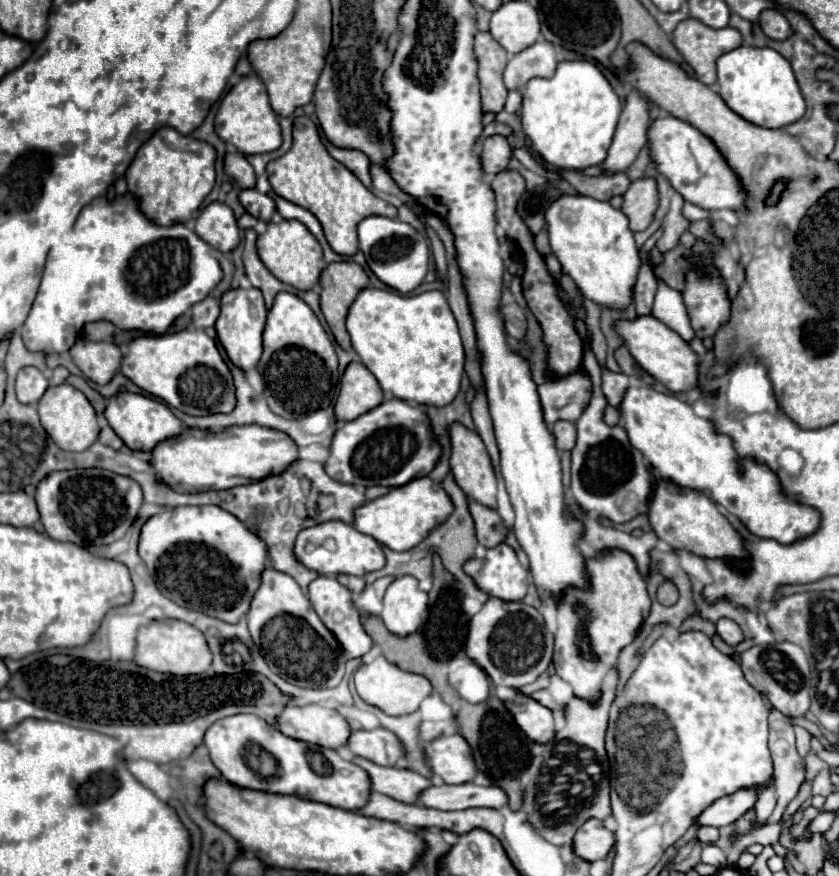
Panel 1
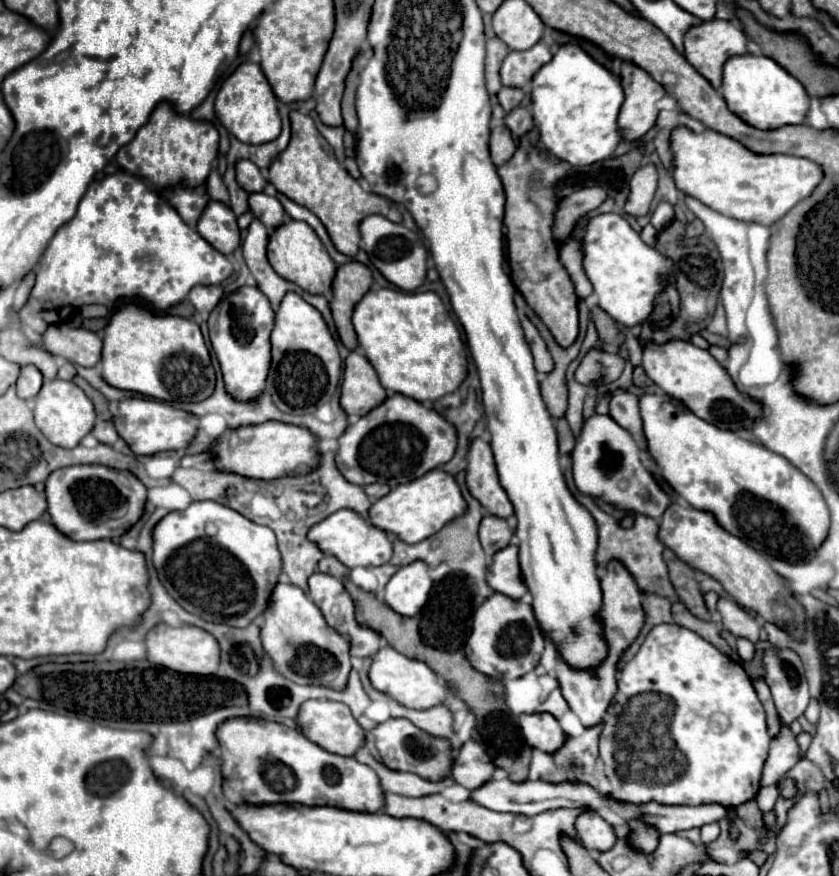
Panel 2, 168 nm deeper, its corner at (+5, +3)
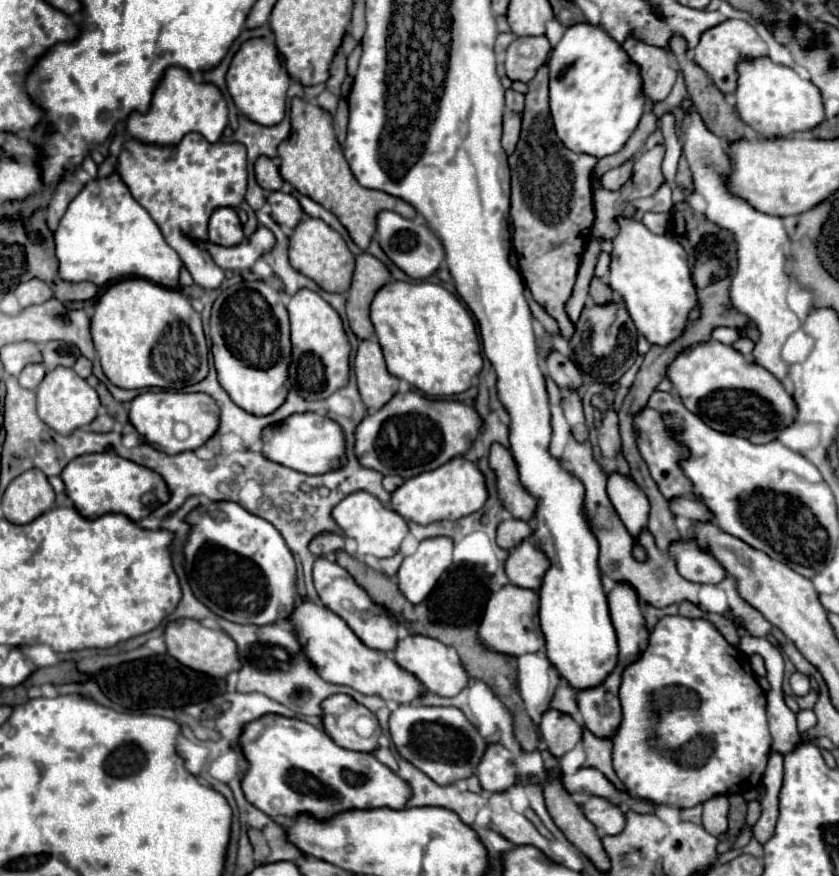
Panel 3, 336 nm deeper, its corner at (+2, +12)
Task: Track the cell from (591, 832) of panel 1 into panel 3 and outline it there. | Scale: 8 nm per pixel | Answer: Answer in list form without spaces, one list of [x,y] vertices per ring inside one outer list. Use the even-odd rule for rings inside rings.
[[[592,796],[584,806],[584,816],[596,826],[600,836],[614,836],[624,830],[624,814],[614,804],[608,804],[608,800],[600,800],[598,796]]]

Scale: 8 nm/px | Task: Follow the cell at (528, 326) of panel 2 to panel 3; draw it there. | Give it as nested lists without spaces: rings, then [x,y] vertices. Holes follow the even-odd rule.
[[[552,350],[546,360],[544,360],[544,366],[546,366],[546,372],[548,376],[558,384],[560,390],[568,390],[568,388],[578,388],[582,384],[582,374],[578,370],[578,366],[562,356],[560,352]]]

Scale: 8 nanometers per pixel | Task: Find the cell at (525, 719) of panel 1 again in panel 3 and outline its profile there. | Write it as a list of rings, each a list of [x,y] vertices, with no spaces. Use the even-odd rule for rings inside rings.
[[[548,710],[542,714],[542,720],[538,724],[538,730],[550,750],[556,758],[572,750],[582,736],[582,726],[568,714],[562,714],[558,710]]]

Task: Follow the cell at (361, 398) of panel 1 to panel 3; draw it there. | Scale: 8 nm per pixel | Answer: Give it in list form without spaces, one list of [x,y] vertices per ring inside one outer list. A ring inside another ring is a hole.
[[[376,340],[360,342],[354,358],[354,374],[362,402],[370,410],[382,408],[398,392],[398,378],[388,374]]]

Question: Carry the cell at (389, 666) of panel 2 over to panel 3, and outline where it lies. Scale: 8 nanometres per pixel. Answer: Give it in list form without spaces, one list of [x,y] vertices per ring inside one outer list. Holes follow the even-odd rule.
[[[408,636],[404,640],[398,640],[394,648],[394,662],[408,674],[416,676],[418,682],[436,696],[456,696],[468,684],[466,670],[460,664],[448,662],[448,648],[428,636]]]

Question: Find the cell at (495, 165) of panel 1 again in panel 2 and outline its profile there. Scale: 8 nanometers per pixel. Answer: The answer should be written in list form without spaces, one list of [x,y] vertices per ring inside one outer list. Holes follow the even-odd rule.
[[[495,123],[493,131],[491,131],[491,159],[493,163],[499,167],[505,161],[509,161],[517,149],[515,139],[511,135],[511,131],[507,129],[505,123]]]

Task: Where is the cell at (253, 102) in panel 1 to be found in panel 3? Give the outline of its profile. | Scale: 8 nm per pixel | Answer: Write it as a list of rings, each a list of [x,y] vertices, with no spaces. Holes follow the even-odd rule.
[[[264,38],[246,40],[232,58],[232,64],[226,74],[226,86],[234,106],[238,108],[238,114],[260,126],[272,126],[284,118],[288,84],[290,76],[284,68],[280,52],[274,44],[268,44]]]

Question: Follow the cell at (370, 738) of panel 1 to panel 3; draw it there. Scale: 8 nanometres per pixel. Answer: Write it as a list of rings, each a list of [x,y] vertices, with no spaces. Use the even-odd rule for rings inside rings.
[[[400,704],[388,720],[392,744],[404,760],[414,764],[438,784],[452,784],[474,774],[476,764],[486,748],[478,730],[458,708],[424,708],[422,704]],[[414,726],[414,732],[412,732]]]

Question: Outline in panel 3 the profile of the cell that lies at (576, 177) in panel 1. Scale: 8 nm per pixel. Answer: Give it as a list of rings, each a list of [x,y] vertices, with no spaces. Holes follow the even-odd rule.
[[[512,88],[506,90],[506,108],[512,112],[522,112],[524,110],[524,96],[514,92]]]

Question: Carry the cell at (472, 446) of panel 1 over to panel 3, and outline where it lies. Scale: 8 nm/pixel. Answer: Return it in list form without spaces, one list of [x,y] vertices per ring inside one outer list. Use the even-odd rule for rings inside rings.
[[[494,442],[490,446],[490,458],[488,458],[490,468],[496,474],[496,490],[502,506],[520,520],[530,520],[534,516],[536,508],[536,498],[532,498],[524,488],[520,486],[516,464],[512,460],[512,454],[508,448],[502,444]]]

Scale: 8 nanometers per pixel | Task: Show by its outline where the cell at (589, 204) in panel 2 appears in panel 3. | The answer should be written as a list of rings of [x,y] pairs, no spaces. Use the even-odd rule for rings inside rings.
[[[634,158],[624,164],[624,168],[614,168],[614,170],[608,170],[602,178],[600,178],[600,186],[606,188],[606,190],[620,190],[624,186],[624,182],[630,178],[632,174],[632,162]]]

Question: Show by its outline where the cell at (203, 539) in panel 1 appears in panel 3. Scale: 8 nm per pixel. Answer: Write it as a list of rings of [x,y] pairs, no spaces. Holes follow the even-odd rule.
[[[236,502],[200,504],[186,516],[186,522],[190,530],[184,546],[184,568],[192,572],[192,592],[204,606],[238,624],[264,626],[278,618],[288,618],[288,612],[292,612],[292,604],[296,602],[296,564],[282,534],[270,522],[250,514]]]

